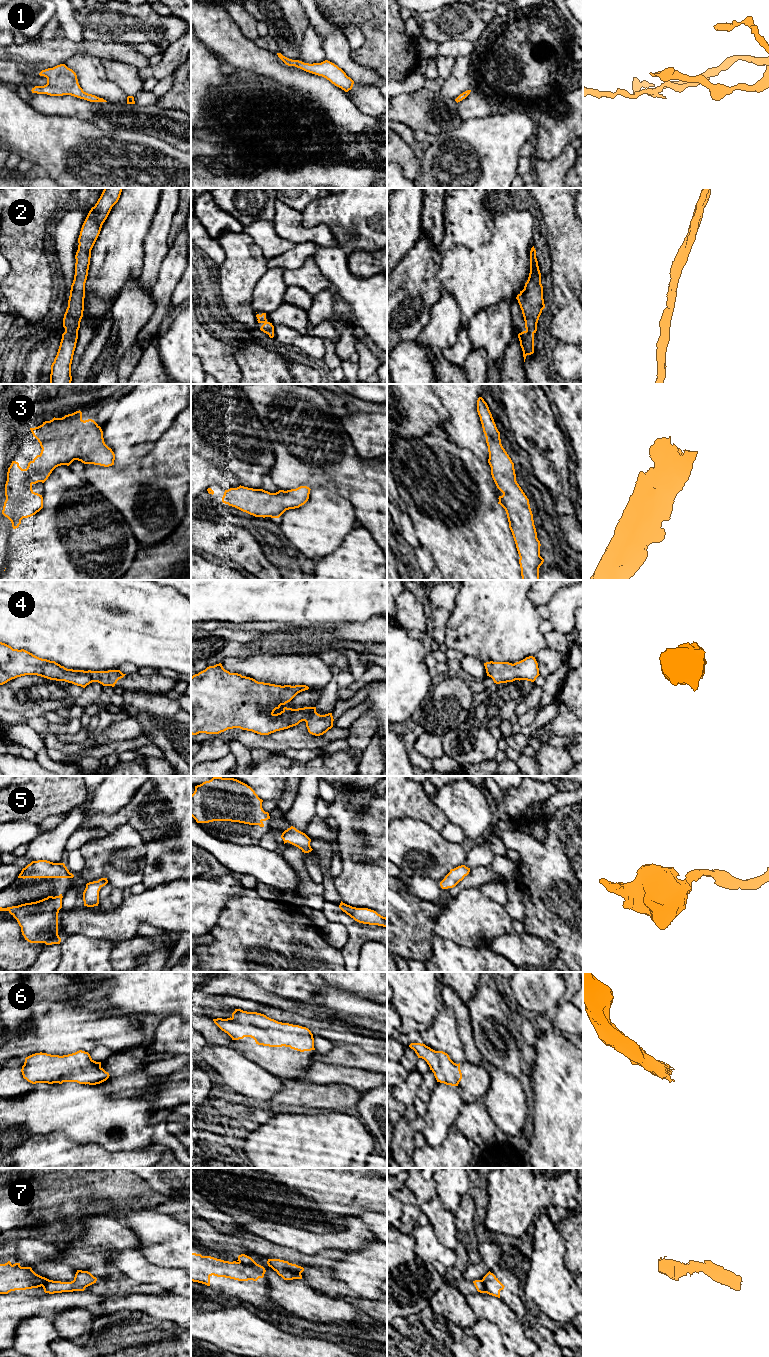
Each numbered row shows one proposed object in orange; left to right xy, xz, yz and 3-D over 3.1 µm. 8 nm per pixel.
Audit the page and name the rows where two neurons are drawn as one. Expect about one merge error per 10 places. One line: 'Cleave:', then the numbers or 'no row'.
Cleave: 7

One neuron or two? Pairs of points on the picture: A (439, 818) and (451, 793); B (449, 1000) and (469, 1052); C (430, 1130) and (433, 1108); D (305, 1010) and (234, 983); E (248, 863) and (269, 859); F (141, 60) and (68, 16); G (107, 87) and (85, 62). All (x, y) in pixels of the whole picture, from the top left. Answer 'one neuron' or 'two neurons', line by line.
A: two neurons
B: one neuron
C: one neuron
D: one neuron
E: one neuron
F: two neurons
G: one neuron

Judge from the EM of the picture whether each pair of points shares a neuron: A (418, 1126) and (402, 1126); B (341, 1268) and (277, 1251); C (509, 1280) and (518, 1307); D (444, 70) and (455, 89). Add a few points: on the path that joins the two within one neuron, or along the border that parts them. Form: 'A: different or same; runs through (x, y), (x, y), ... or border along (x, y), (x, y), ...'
A: different; border along (408, 1122), (414, 1132)
B: different; border along (341, 1251), (343, 1257), (332, 1262), (329, 1273)
C: same; runs through (509, 1287), (509, 1295), (512, 1300)
D: different; border along (455, 59), (451, 73), (444, 80)

